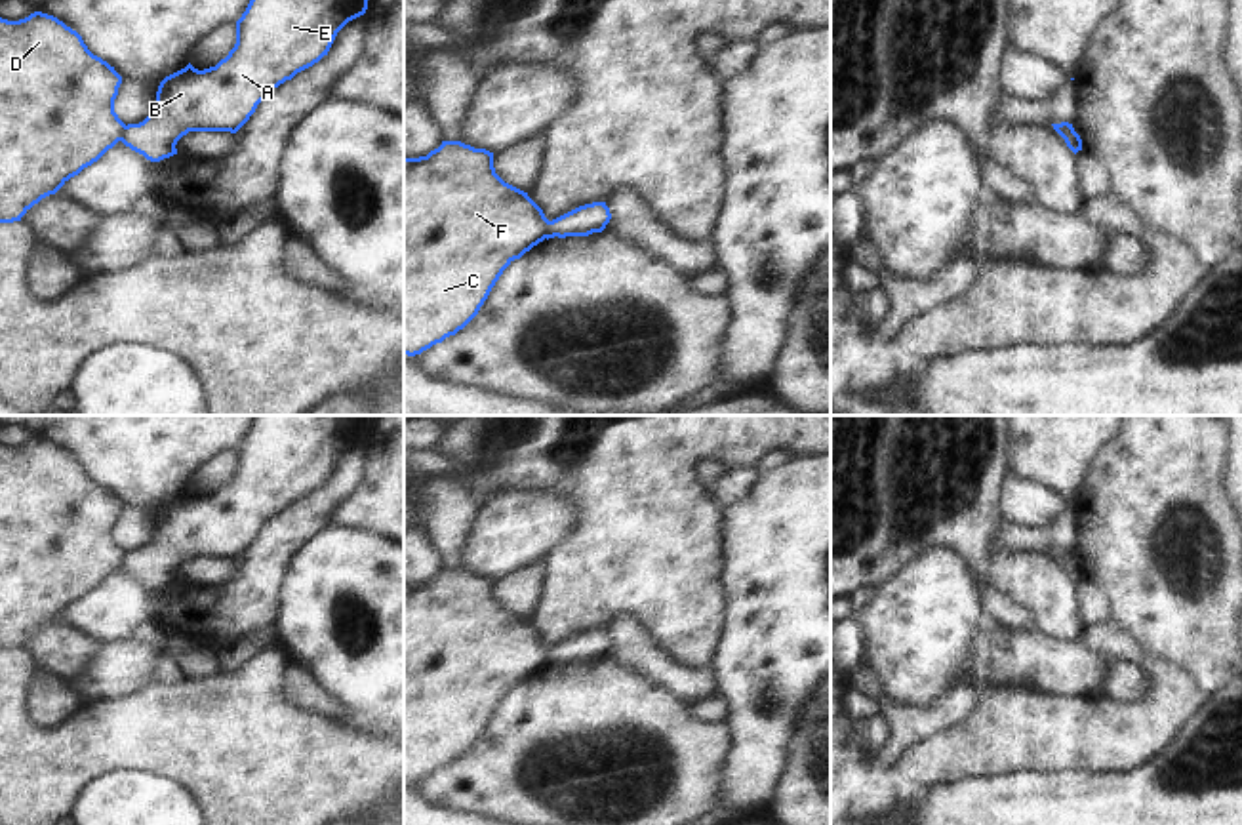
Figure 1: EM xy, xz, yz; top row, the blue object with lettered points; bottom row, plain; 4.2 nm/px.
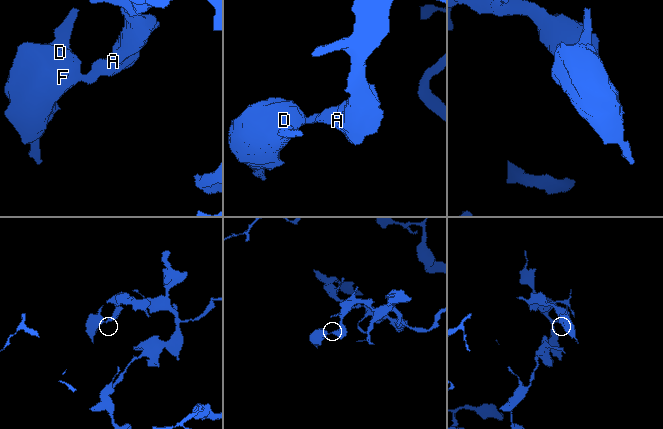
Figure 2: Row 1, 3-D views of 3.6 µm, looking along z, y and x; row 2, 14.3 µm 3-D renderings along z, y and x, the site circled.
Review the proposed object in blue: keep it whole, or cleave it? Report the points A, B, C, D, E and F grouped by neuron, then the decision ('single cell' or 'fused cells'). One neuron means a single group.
groups A B E / C D F; fused cells

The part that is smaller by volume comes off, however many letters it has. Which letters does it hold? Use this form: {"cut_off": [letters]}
{"cut_off": ["C", "D", "F"]}

